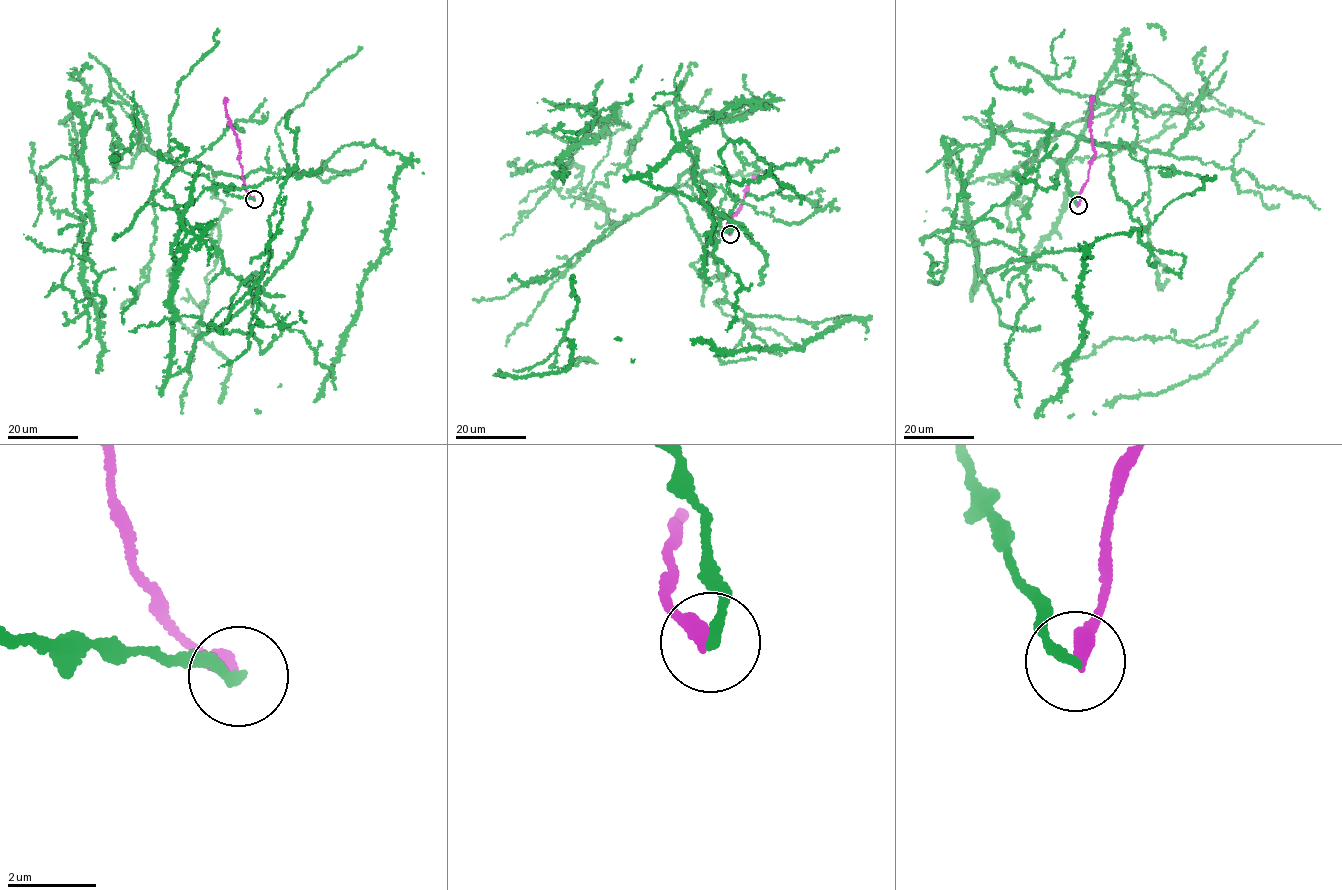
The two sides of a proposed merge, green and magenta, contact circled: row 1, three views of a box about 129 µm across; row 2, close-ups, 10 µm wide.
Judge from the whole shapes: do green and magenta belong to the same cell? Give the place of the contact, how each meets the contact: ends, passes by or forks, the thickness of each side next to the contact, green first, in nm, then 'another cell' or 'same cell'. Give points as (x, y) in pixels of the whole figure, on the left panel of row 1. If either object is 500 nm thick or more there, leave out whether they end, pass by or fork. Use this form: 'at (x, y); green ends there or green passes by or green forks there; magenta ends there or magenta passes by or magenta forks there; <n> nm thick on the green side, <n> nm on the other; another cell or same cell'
at (254, 199); green ends there; magenta ends there; 220 nm thick on the green side, 360 nm on the other; another cell

